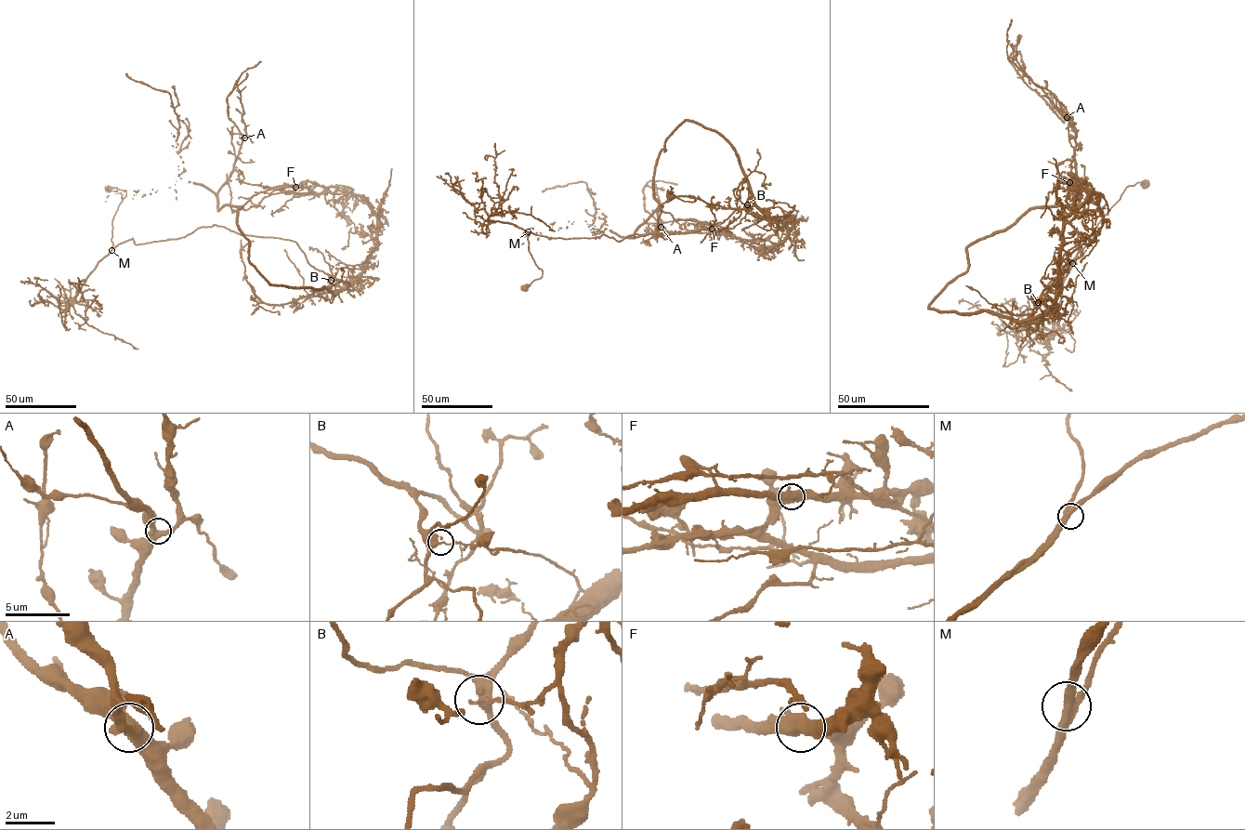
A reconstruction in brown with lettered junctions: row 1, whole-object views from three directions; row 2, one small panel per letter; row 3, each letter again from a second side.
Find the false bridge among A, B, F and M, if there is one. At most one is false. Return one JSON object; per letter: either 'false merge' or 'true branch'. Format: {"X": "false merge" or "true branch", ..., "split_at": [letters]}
{"A": "true branch", "B": "false merge", "F": "true branch", "M": "true branch", "split_at": ["B"]}

